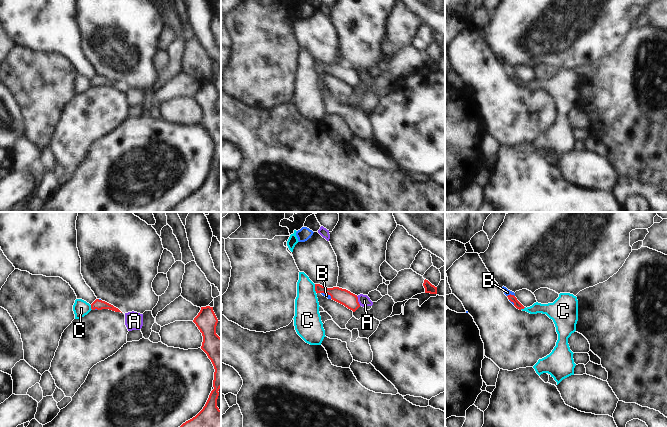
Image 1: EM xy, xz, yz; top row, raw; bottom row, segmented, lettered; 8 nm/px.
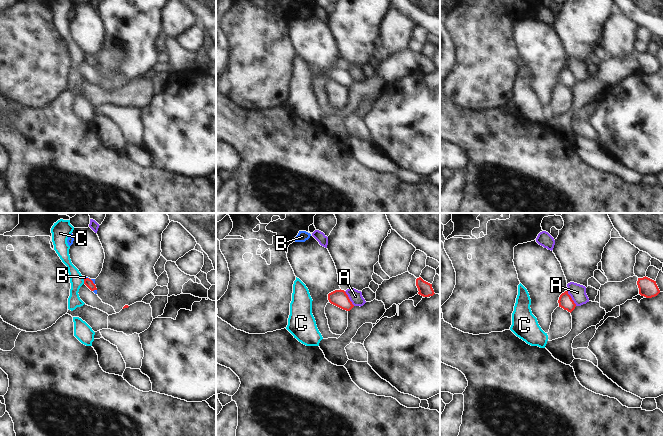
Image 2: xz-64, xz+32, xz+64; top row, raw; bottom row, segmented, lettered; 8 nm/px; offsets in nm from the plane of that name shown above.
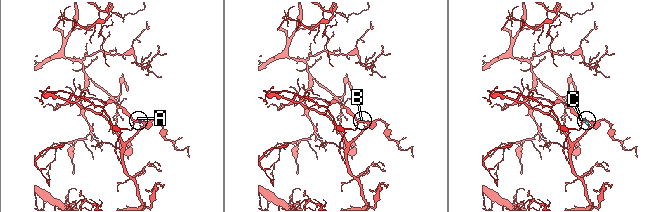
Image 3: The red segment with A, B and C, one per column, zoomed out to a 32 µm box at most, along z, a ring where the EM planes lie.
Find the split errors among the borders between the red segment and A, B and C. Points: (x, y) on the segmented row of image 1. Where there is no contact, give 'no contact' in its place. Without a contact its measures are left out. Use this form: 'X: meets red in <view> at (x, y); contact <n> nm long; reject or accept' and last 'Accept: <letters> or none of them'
A: meets red in xz at (357, 301); contact 90 nm long; reject
B: meets red in yz at (510, 294); contact 60 nm long; accept
C: meets red in xz at (315, 288); contact 70 nm long; reject
Accept: B

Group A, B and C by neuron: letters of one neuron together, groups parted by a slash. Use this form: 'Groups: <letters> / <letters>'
Groups: A / B / C.

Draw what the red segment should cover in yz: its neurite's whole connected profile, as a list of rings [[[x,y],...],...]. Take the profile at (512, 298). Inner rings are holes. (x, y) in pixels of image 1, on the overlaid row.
[[[502,287],[504,294],[508,297],[509,301],[519,310],[524,309],[525,307],[517,300],[515,293],[508,290],[506,287]]]

